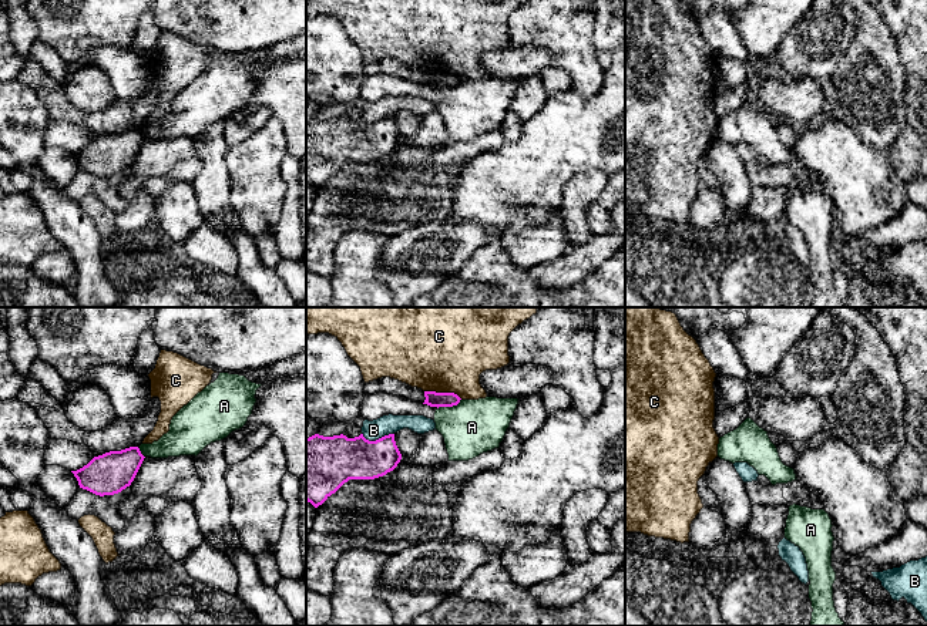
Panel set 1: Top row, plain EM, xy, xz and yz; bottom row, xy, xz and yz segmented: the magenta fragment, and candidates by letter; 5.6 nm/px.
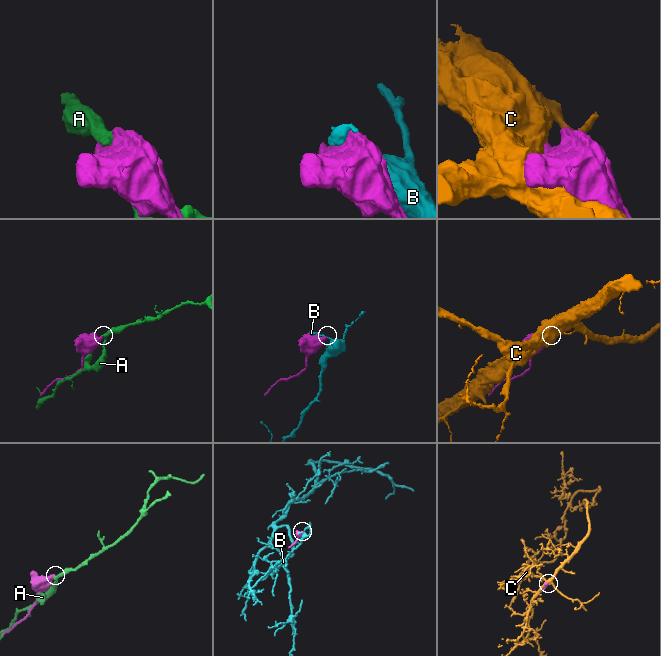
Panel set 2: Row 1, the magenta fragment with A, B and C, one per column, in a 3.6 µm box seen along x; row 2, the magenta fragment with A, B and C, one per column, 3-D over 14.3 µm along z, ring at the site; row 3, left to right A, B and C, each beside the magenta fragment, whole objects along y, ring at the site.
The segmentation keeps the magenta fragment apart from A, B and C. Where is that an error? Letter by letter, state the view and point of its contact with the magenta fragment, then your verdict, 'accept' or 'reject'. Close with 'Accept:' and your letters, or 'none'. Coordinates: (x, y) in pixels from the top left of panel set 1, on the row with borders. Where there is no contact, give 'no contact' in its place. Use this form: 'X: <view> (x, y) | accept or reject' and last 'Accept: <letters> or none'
A: xz (449, 406) | reject
B: xz (379, 438) | reject
C: xz (443, 393) | reject
Accept: none

